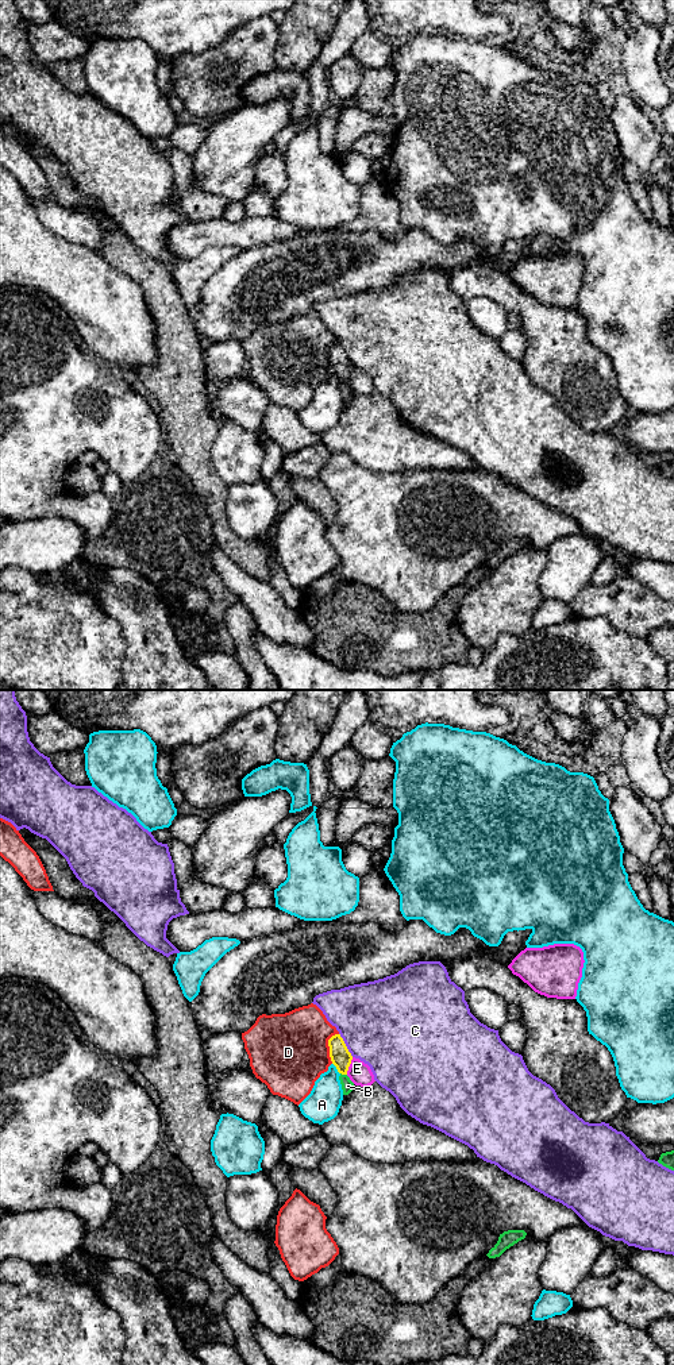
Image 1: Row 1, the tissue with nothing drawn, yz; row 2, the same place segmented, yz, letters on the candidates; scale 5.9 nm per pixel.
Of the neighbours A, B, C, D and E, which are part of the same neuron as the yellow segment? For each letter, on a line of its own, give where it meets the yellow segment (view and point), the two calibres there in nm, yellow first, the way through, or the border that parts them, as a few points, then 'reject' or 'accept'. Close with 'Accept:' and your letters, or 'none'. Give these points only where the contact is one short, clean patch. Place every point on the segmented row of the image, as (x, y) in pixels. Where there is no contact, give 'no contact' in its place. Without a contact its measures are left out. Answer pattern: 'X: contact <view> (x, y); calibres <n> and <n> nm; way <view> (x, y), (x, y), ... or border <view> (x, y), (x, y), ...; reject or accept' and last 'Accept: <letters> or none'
A: contact yz (336, 1068); calibres 120 and 200 nm; reject
B: contact yz (343, 1074); calibres 120 and 70 nm; border yz (341, 1072), (346, 1075); reject
C: contact yz (345, 1045); calibres 120 and 480 nm; reject
D: contact yz (328, 1045); calibres 120 and 460 nm; reject
E: contact yz (349, 1065); calibres 120 and 140 nm; reject
Accept: none

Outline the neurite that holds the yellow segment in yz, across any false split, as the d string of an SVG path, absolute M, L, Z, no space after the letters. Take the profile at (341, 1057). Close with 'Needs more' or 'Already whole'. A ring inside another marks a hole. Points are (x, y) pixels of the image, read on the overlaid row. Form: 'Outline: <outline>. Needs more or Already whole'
Outline: M335 1034L328 1040L330 1057L332 1064L336 1067L338 1072L347 1075L348 1067L351 1064L353 1056L348 1052L340 1034Z. Already whole

